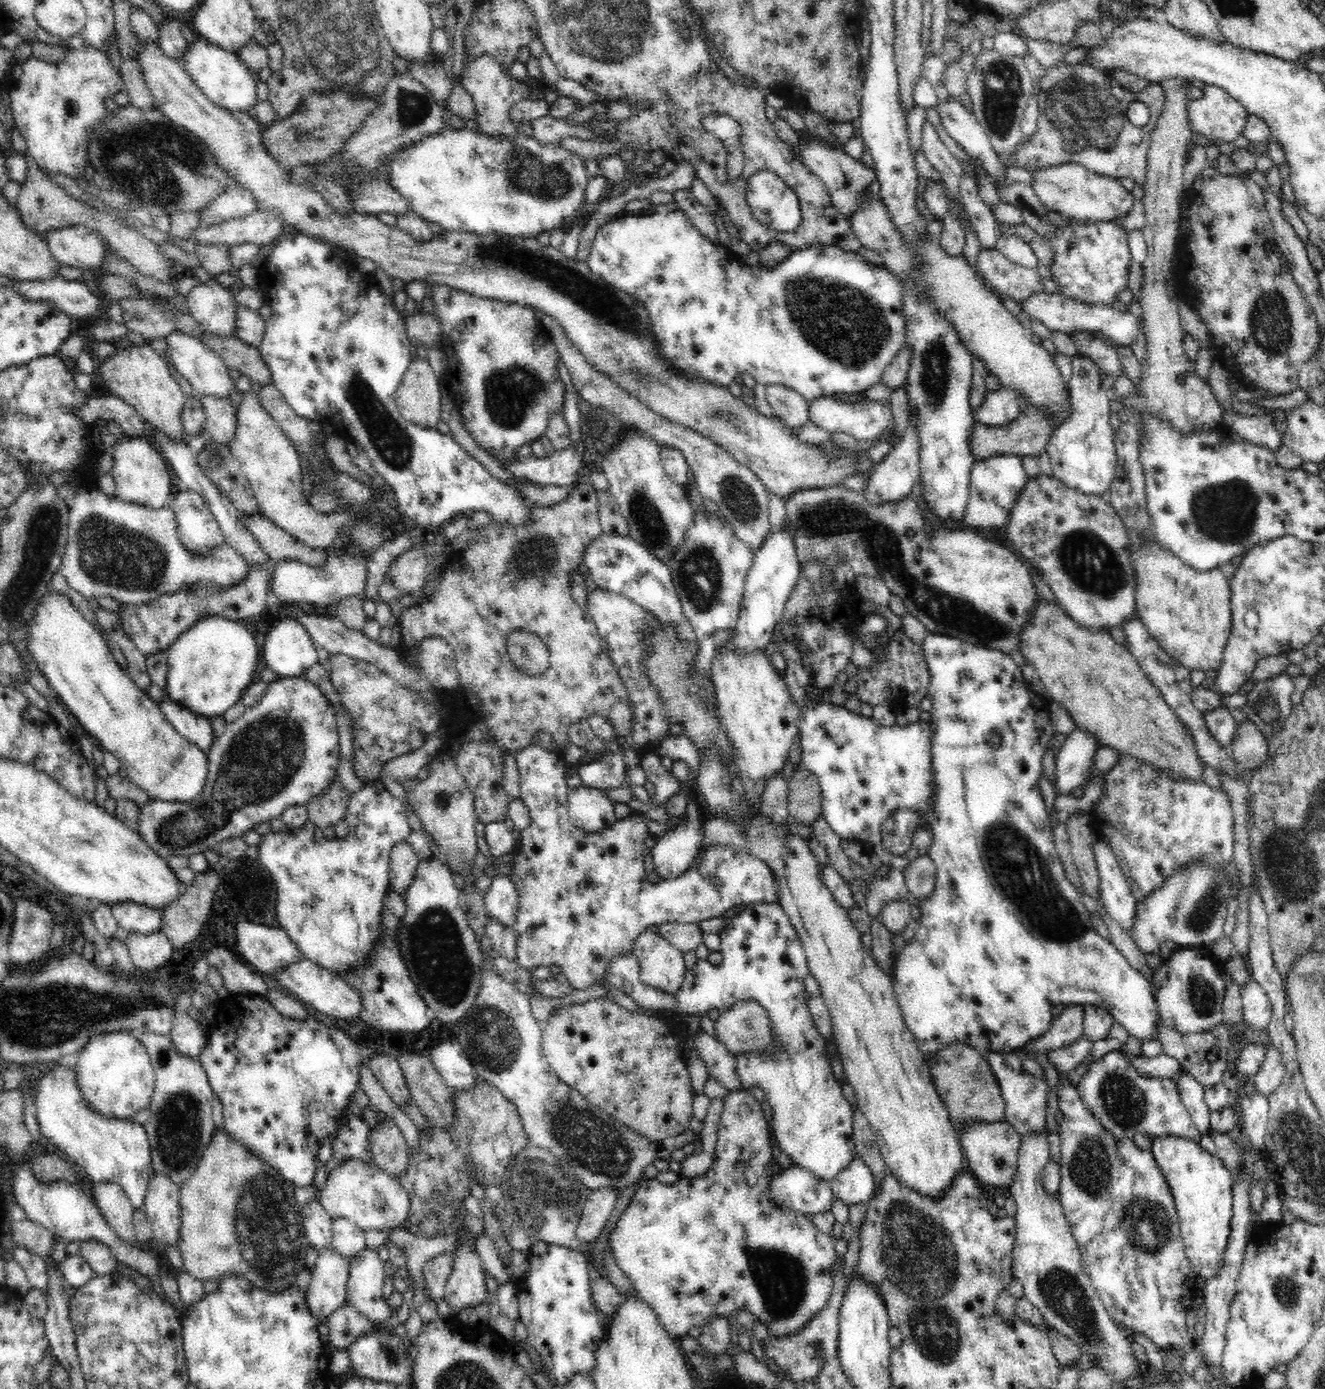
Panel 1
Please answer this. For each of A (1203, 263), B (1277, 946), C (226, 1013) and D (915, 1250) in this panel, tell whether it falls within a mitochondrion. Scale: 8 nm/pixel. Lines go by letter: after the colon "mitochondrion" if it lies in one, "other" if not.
A: other
B: other
C: other
D: mitochondrion

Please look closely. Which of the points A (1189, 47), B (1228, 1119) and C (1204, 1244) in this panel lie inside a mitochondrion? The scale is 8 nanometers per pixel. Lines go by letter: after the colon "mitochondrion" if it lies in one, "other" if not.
A: other
B: other
C: other

